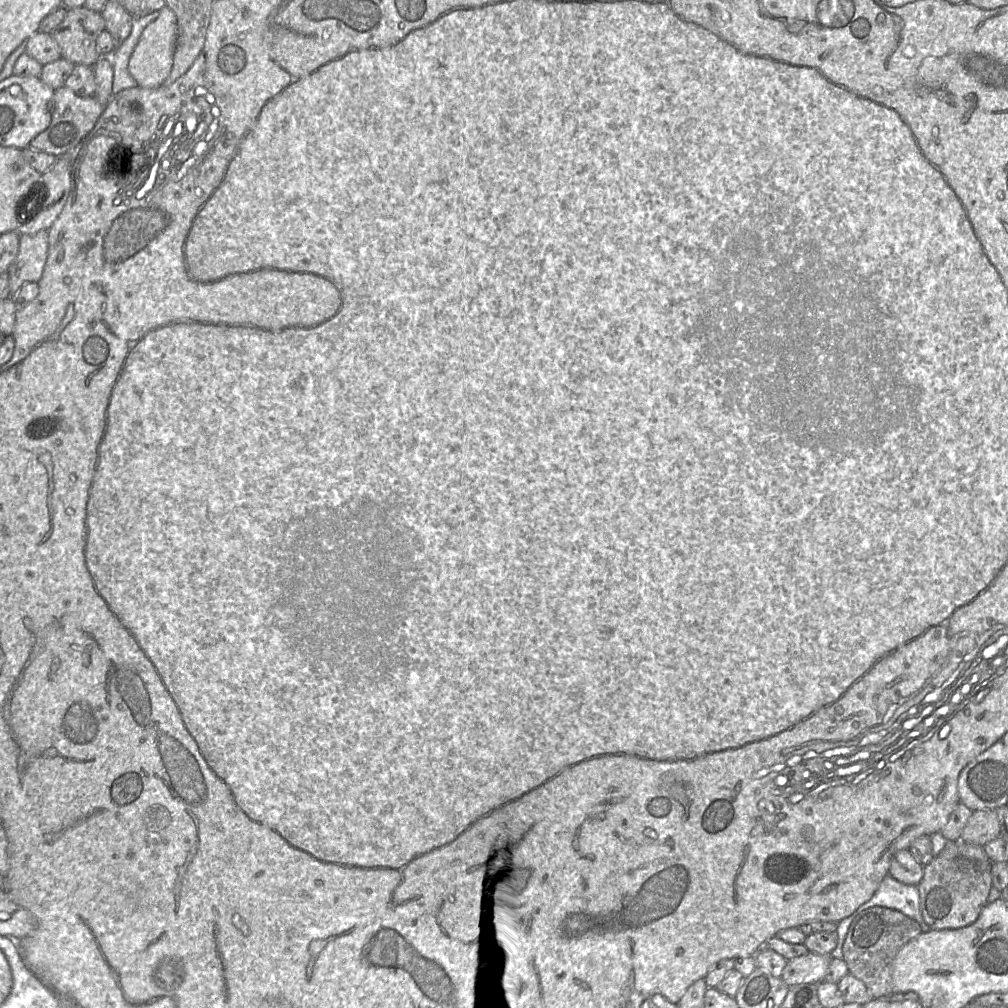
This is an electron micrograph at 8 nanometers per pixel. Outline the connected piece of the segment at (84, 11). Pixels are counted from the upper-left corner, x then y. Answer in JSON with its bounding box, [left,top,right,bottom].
[50,6,105,66]

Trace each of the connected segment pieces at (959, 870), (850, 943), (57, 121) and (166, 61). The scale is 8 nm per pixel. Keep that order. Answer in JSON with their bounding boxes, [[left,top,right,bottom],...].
[[917,858,993,930],[842,908,922,998],[29,86,104,157],[129,6,178,89]]

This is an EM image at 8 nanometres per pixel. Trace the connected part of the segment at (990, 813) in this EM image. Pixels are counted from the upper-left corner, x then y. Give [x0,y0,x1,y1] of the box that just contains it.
[961,810,1000,846]

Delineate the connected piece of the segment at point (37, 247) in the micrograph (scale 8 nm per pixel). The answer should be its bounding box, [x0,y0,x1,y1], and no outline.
[8,230,48,297]

